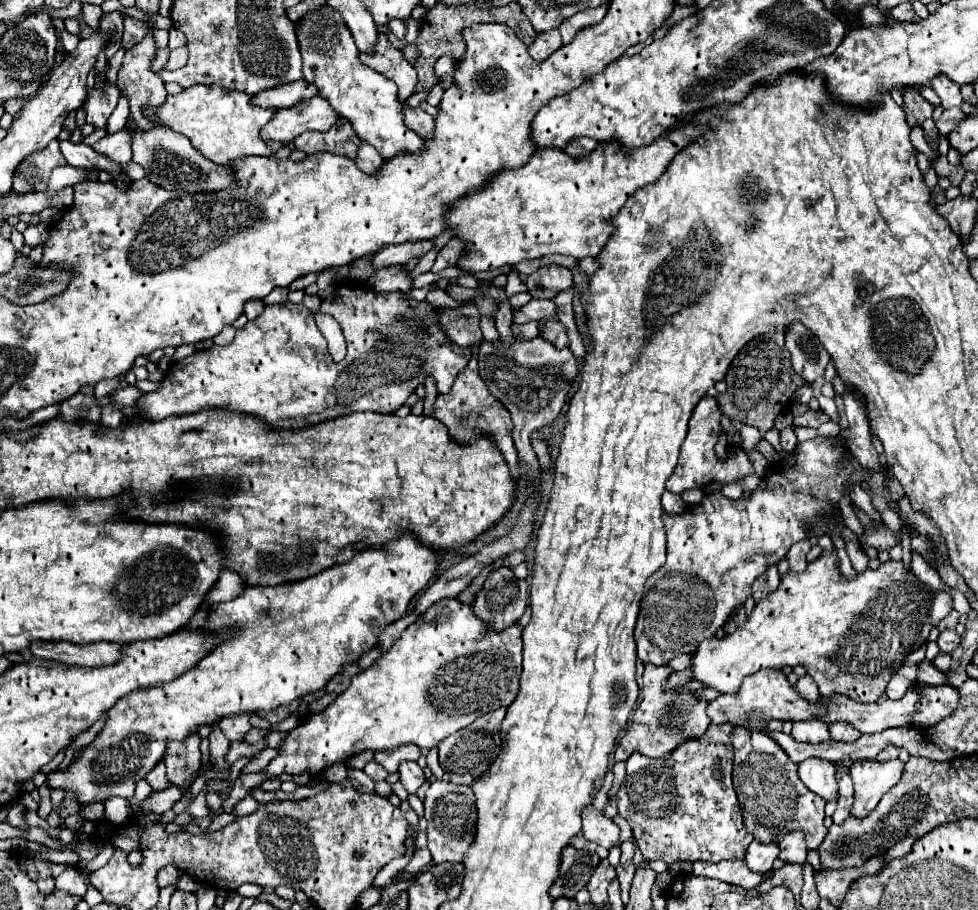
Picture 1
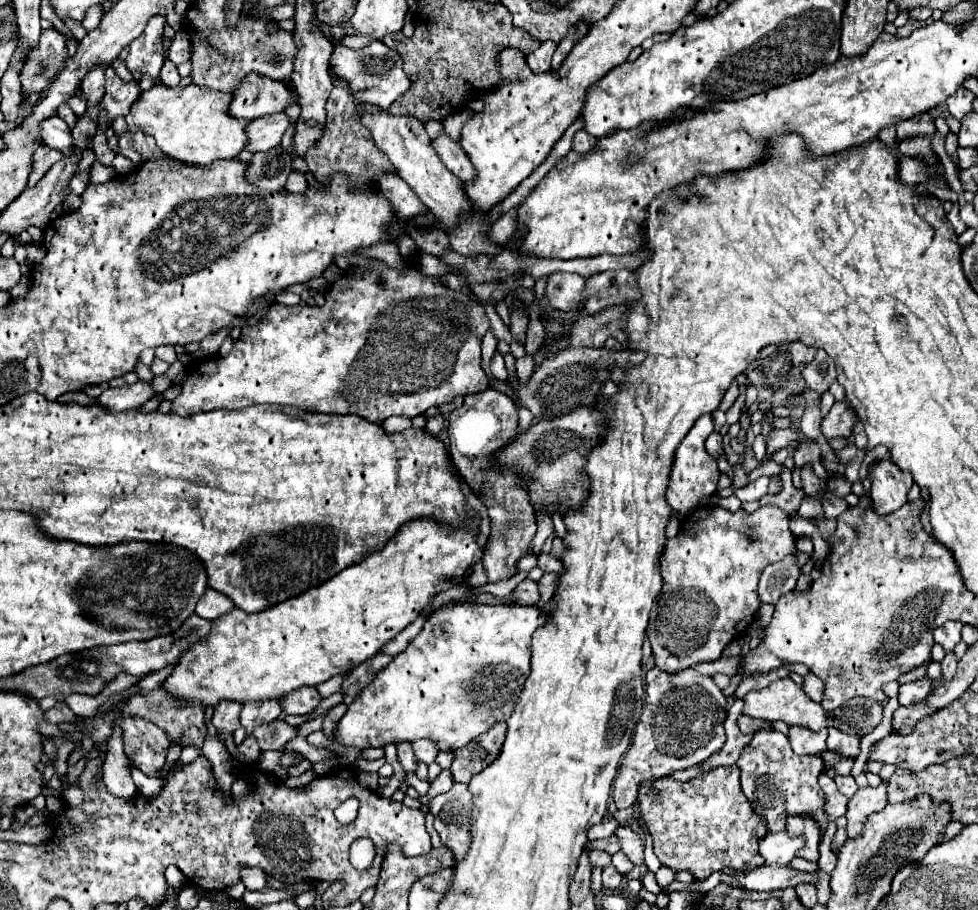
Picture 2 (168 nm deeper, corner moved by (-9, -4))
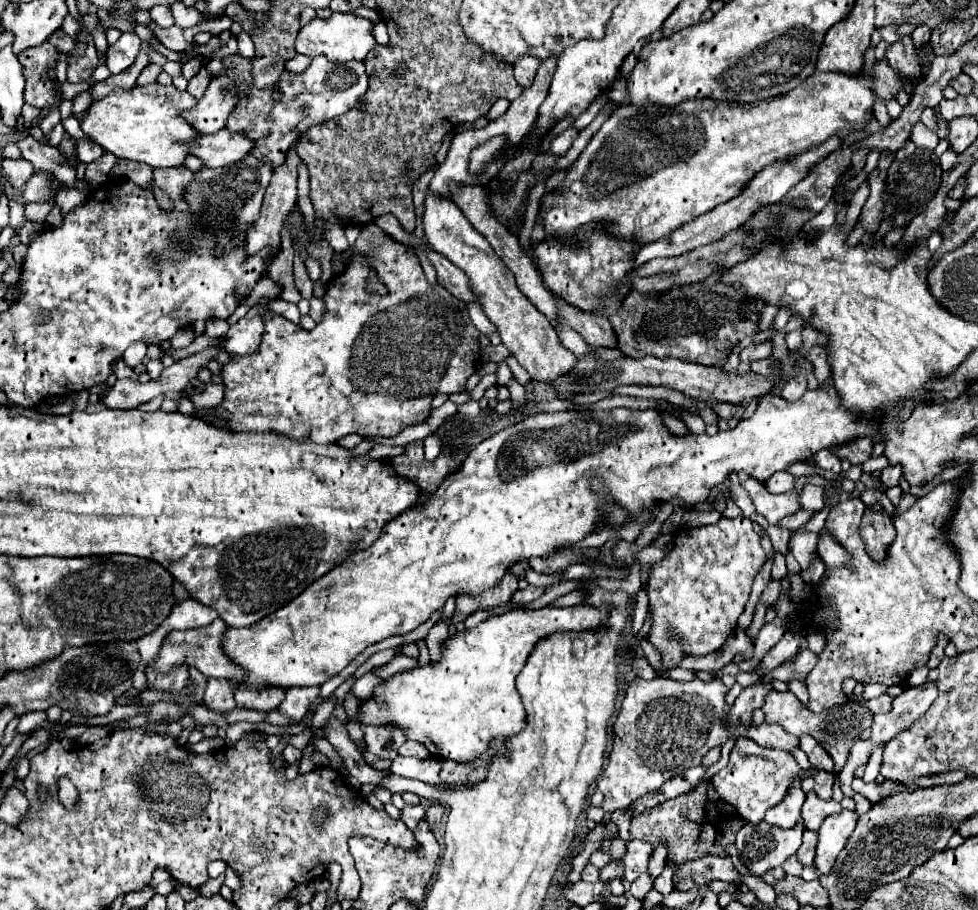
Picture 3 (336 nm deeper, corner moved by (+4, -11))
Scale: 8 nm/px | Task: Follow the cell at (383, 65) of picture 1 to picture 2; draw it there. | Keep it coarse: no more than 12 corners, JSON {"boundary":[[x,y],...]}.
{"boundary":[[382,41],[336,45],[330,75],[358,101],[388,109],[410,87]]}

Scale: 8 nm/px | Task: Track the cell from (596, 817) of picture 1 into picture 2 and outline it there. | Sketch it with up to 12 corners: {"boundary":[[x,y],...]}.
{"boundary":[[630,827],[614,835],[634,865],[644,865],[644,843]]}

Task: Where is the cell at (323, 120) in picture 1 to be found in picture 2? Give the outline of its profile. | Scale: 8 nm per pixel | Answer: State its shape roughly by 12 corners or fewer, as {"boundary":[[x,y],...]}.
{"boundary":[[284,113],[246,125],[246,149],[268,151],[280,143],[290,121]]}

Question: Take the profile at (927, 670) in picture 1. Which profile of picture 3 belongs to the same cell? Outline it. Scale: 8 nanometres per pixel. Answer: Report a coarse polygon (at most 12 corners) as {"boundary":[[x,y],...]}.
{"boundary":[[889,694],[877,696],[867,702],[873,714],[891,710]]}

